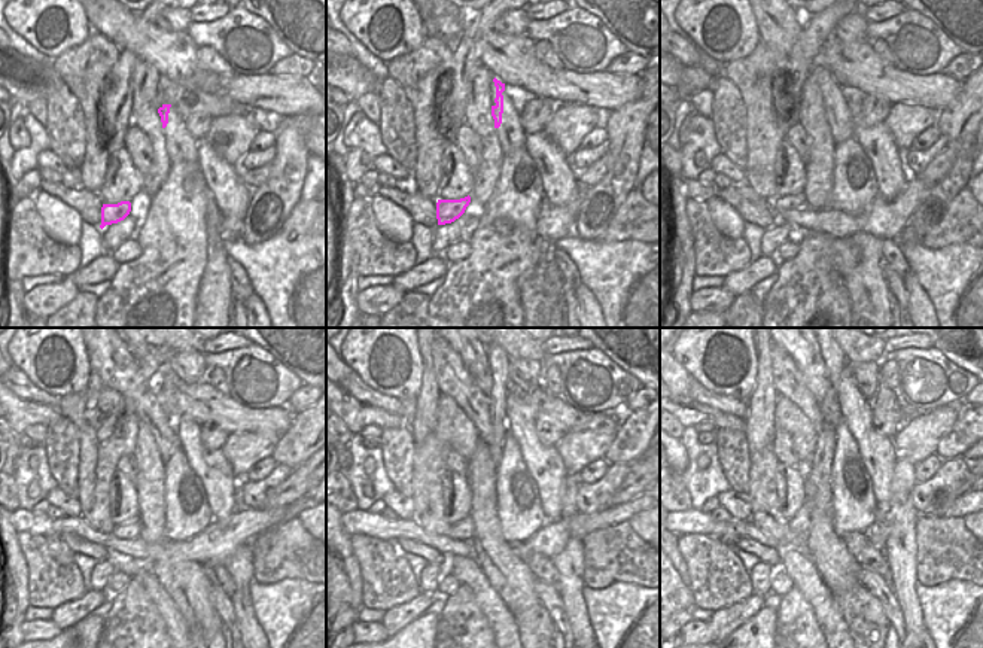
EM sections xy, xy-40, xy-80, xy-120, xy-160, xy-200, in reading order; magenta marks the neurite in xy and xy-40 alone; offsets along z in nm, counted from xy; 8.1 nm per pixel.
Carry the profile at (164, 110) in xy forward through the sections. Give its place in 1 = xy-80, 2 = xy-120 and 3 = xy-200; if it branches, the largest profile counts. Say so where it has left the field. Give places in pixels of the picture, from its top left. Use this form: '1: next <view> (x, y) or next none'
1: next xy-80 (830, 110)
2: next xy-120 (164, 444)
3: next xy-200 (818, 492)

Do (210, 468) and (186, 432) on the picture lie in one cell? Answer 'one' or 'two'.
one

